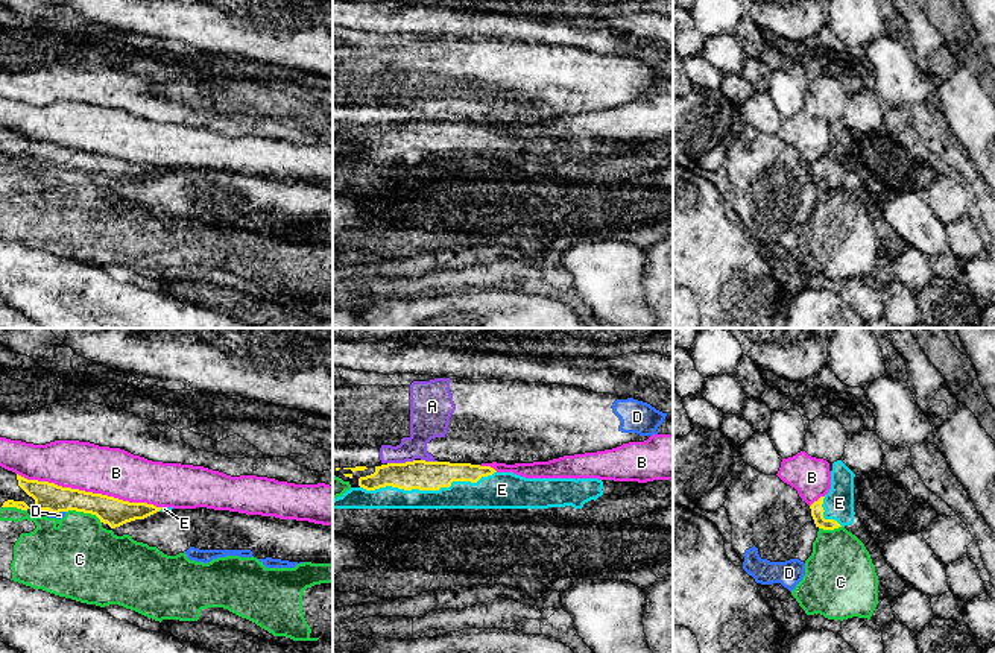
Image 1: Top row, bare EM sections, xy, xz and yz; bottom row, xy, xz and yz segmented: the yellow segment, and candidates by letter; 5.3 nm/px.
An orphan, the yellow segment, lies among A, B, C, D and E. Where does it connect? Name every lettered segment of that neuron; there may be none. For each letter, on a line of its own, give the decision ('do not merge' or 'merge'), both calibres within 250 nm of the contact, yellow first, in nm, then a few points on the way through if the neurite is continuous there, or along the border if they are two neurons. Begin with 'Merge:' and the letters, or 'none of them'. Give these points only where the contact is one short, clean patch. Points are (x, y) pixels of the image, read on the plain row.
Merge: E
A: do not merge; 160 nm thick on the yellow side, 170 nm on the other; border along xz (413, 119), (388, 123)
B: do not merge; 150 nm thick on the yellow side, 260 nm on the other
C: do not merge; 150 nm thick on the yellow side, 420 nm on the other
D: do not merge; 150 nm thick on the yellow side, 40 nm on the other; border along xy (66, 170), (52, 173)
E: merge; 160 nm thick on the yellow side, 140 nm on the other

